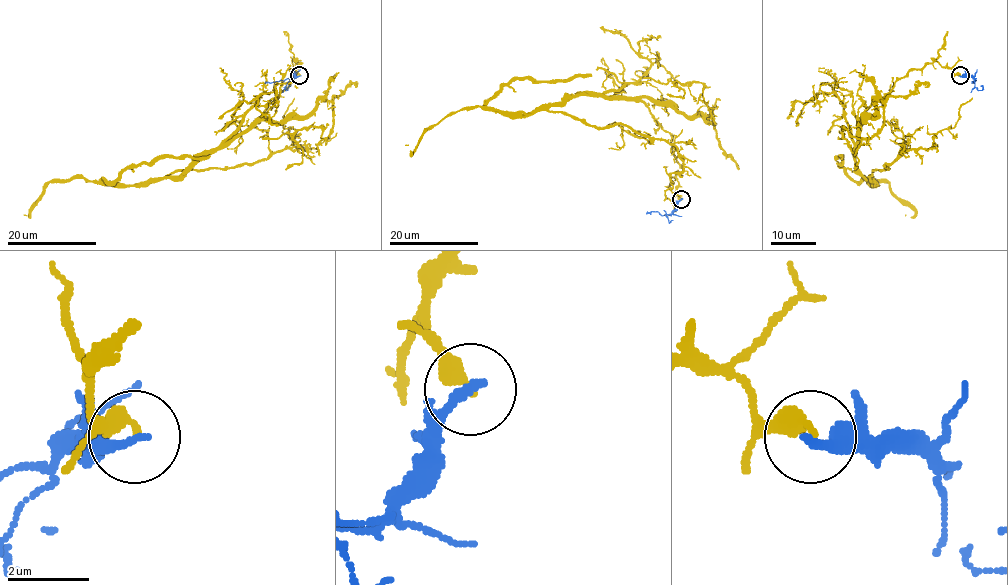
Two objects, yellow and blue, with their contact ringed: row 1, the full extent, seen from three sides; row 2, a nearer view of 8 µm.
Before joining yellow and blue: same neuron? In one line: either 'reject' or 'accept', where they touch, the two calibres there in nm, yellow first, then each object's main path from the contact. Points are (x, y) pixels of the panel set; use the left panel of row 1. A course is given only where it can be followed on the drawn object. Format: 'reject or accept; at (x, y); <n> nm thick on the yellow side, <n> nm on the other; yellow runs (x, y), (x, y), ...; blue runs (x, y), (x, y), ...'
accept; at (299, 75); 260 nm thick on the yellow side, 240 nm on the other; yellow runs (299, 76), (294, 61), (289, 82), (258, 117), (166, 176), (301, 148), (284, 127), (294, 98); blue runs (299, 76), (265, 82)

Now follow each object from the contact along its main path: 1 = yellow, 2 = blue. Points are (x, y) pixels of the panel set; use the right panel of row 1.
1: (960, 76), (927, 63), (876, 99), (860, 117), (856, 168), (870, 176), (903, 148), (930, 147), (972, 98)
2: (960, 76), (970, 76), (976, 80), (972, 82)

